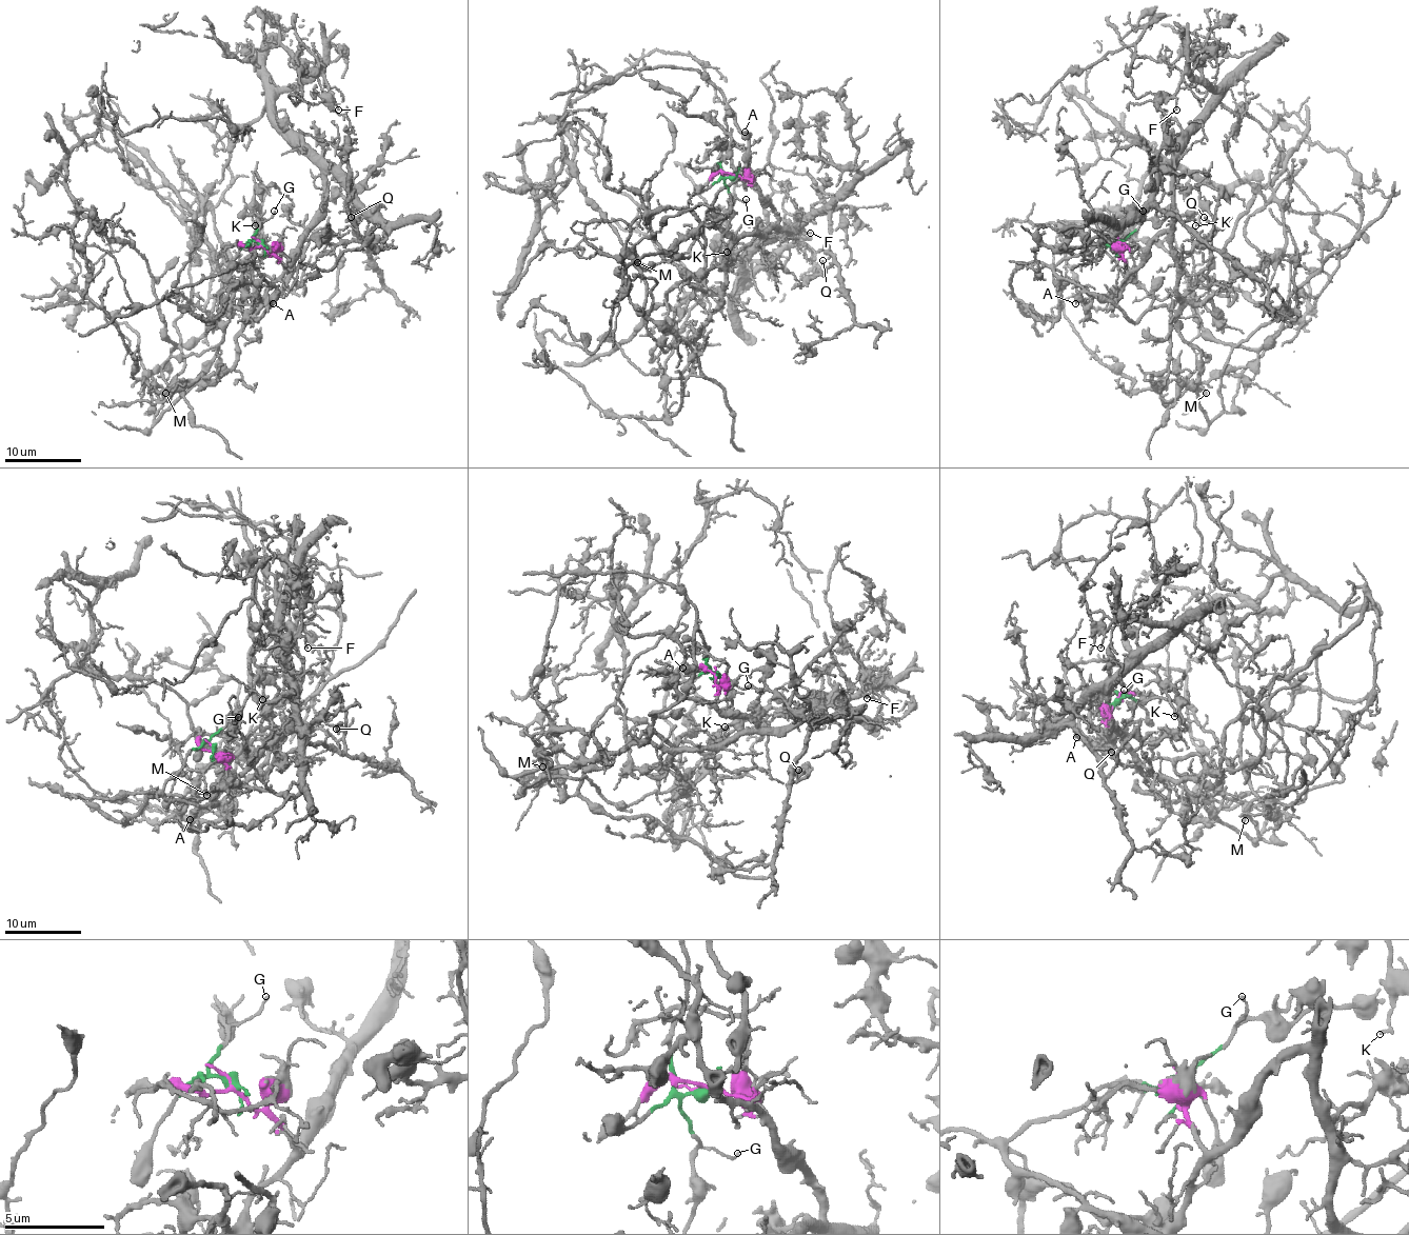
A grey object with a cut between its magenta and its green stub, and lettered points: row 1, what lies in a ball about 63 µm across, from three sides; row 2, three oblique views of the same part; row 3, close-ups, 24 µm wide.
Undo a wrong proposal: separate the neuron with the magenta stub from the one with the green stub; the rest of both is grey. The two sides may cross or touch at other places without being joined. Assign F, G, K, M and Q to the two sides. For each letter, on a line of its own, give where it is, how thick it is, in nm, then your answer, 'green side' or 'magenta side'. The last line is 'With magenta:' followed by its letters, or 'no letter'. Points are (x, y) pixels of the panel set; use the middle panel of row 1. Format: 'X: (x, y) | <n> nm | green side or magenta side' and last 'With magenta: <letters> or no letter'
F: (810, 233) | 90 nm | magenta side
G: (746, 199) | 130 nm | green side
K: (727, 252) | 150 nm | magenta side
M: (637, 262) | 160 nm | magenta side
Q: (822, 260) | 160 nm | magenta side
With magenta: F, K, M, Q

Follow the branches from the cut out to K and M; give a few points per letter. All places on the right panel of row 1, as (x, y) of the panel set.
K: (1117, 245), (1131, 270), (1167, 232), (1177, 256), (1188, 253), (1213, 230), (1213, 216), (1202, 213), (1196, 225)
M: (1117, 245), (1131, 270), (1167, 232), (1178, 315), (1169, 363), (1152, 380), (1164, 401), (1188, 387), (1206, 394)

